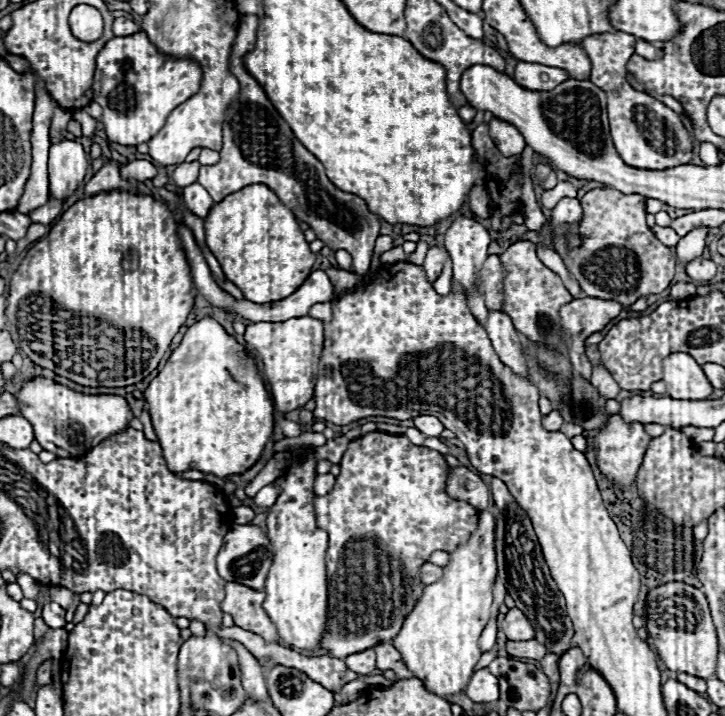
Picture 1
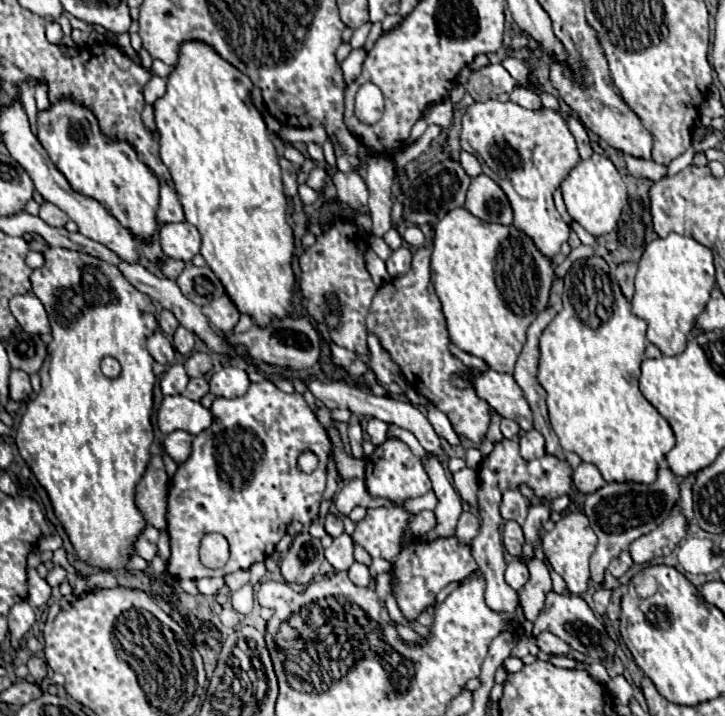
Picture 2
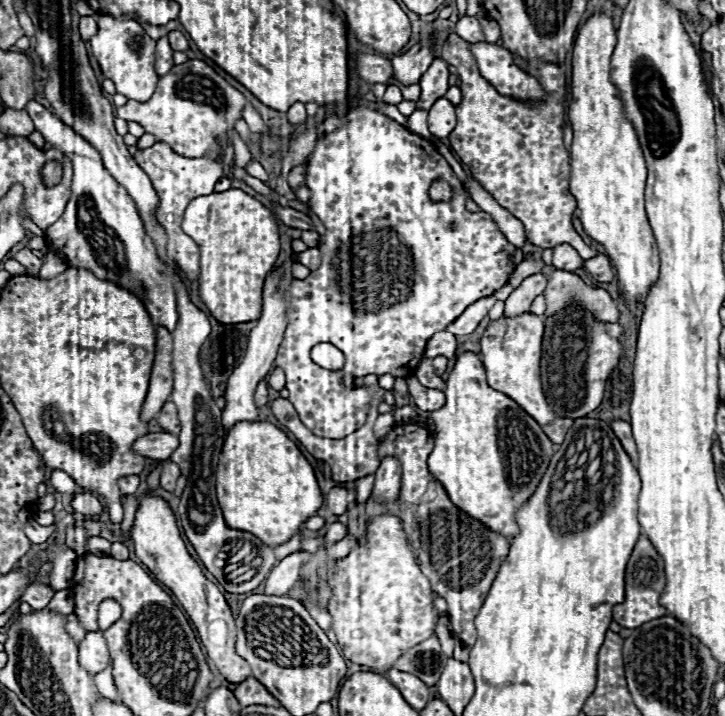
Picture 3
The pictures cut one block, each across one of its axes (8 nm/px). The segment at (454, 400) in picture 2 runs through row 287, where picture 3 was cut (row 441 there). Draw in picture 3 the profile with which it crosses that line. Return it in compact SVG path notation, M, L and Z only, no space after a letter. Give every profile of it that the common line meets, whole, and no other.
M404 424L396 426L384 440L380 440L378 456L396 456L402 464L400 496L396 506L392 506L392 512L402 518L410 548L422 572L428 576L432 590L448 602L448 618L454 632L466 646L472 646L476 642L474 618L484 604L484 596L488 594L504 556L508 556L508 538L484 528L470 516L462 516L462 512L448 500L444 488L434 480L426 466L432 448L434 440L426 428Z

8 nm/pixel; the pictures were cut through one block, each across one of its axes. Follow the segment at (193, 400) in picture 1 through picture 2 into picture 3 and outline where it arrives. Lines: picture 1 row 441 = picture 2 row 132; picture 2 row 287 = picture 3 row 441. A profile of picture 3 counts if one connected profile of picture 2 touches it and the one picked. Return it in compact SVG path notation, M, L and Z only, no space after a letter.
M238 422L228 430L216 468L216 496L230 528L246 530L268 546L280 546L290 540L322 504L310 462L270 422Z

